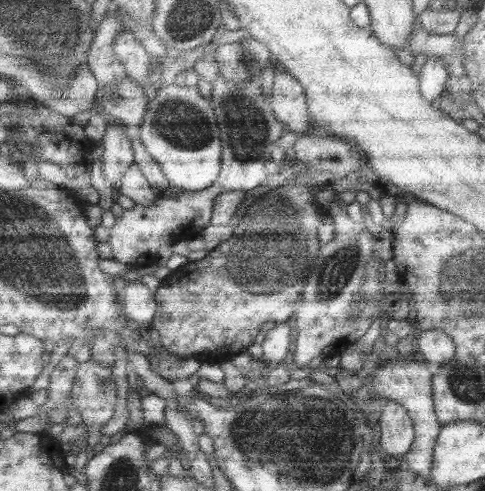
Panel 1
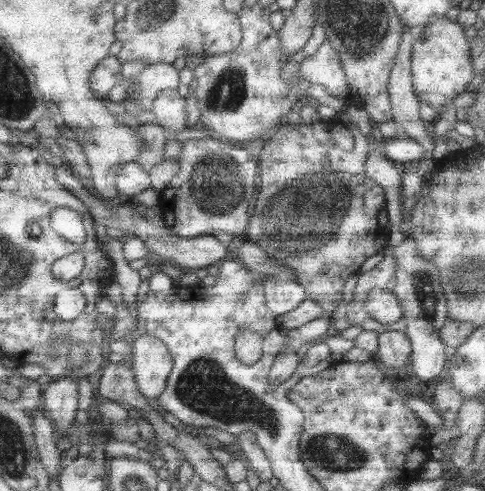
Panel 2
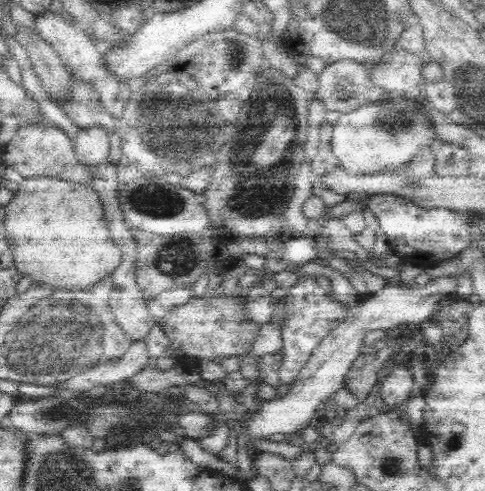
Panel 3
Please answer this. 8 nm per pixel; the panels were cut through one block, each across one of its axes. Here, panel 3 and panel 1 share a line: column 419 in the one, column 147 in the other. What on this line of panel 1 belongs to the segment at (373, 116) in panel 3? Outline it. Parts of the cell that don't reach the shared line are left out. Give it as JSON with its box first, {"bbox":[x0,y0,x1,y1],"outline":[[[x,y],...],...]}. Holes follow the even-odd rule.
{"bbox":[135,84,223,192],"outline":[[[169,84],[165,88],[163,86],[157,88],[157,96],[153,96],[149,102],[149,110],[145,114],[143,126],[135,134],[143,140],[147,152],[161,164],[165,176],[173,182],[175,192],[179,192],[179,190],[201,192],[201,190],[211,188],[219,180],[219,174],[221,174],[223,142],[221,142],[221,130],[219,130],[217,122],[219,122],[219,118],[217,118],[211,98],[203,98],[197,86]]]}

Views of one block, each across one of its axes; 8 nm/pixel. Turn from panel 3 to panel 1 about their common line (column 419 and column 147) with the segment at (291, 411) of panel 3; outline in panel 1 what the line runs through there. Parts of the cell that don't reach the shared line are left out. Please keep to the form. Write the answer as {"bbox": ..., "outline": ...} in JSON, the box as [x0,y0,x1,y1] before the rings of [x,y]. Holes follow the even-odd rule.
{"bbox":[123,280,159,328],"outline":[[[127,280],[123,284],[123,312],[127,312],[127,320],[137,322],[139,328],[153,326],[153,320],[159,314],[157,294],[141,282]]]}

